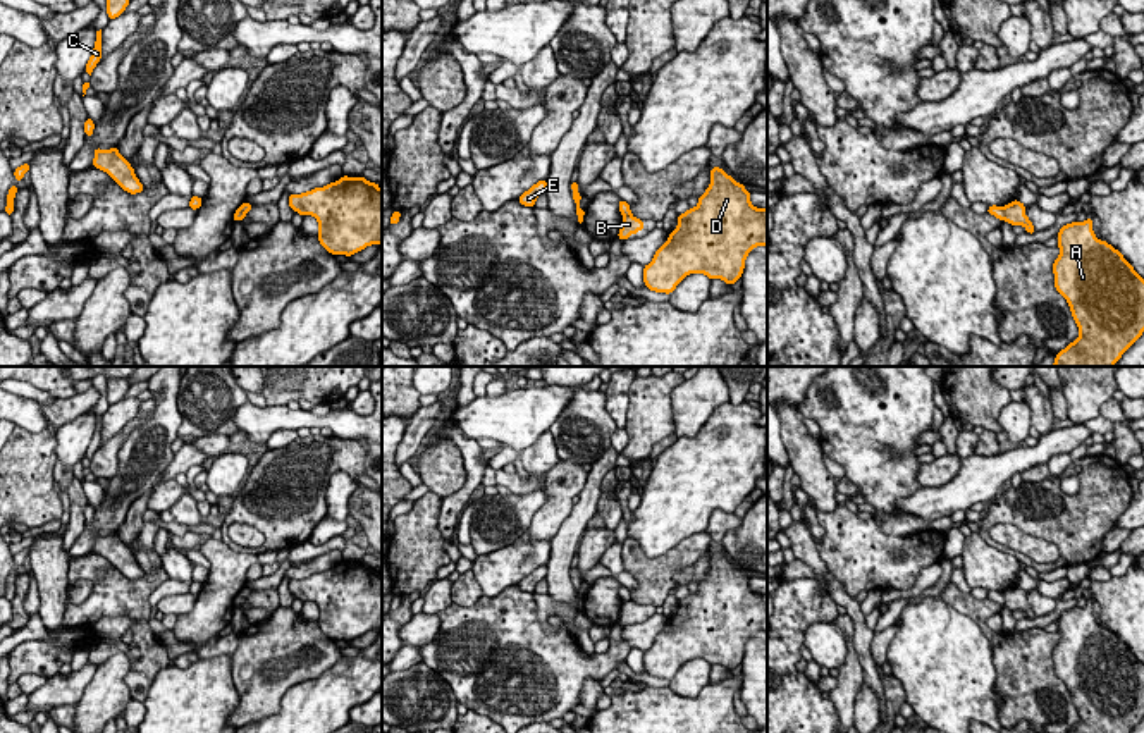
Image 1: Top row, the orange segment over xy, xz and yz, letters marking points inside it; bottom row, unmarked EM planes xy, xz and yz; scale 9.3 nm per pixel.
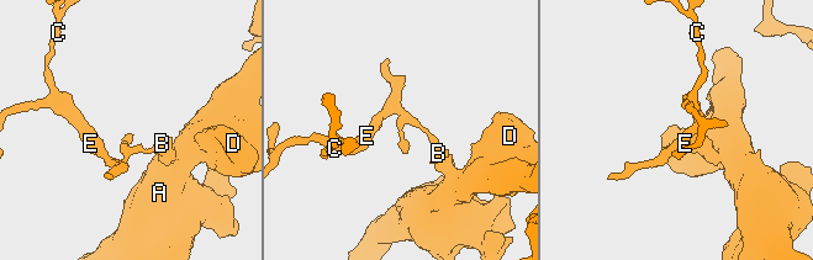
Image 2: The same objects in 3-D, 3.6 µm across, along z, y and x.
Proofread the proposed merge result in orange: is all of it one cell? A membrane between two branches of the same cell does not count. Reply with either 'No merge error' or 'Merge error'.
Merge error

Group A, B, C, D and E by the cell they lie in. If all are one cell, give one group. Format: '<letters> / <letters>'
A B D / C E

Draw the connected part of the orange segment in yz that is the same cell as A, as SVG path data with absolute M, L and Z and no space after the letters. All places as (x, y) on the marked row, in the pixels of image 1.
M1091 217L1063 225L1056 246L1055 287L1067 299L1080 336L1055 356L1053 366L1113 366L1144 332L1144 279L1118 249L1096 237Z

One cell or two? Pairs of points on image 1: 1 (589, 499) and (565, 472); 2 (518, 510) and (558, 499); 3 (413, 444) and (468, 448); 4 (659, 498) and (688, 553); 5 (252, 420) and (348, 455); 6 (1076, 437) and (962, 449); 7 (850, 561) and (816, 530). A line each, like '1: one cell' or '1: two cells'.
1: two cells
2: two cells
3: two cells
4: two cells
5: two cells
6: two cells
7: two cells

